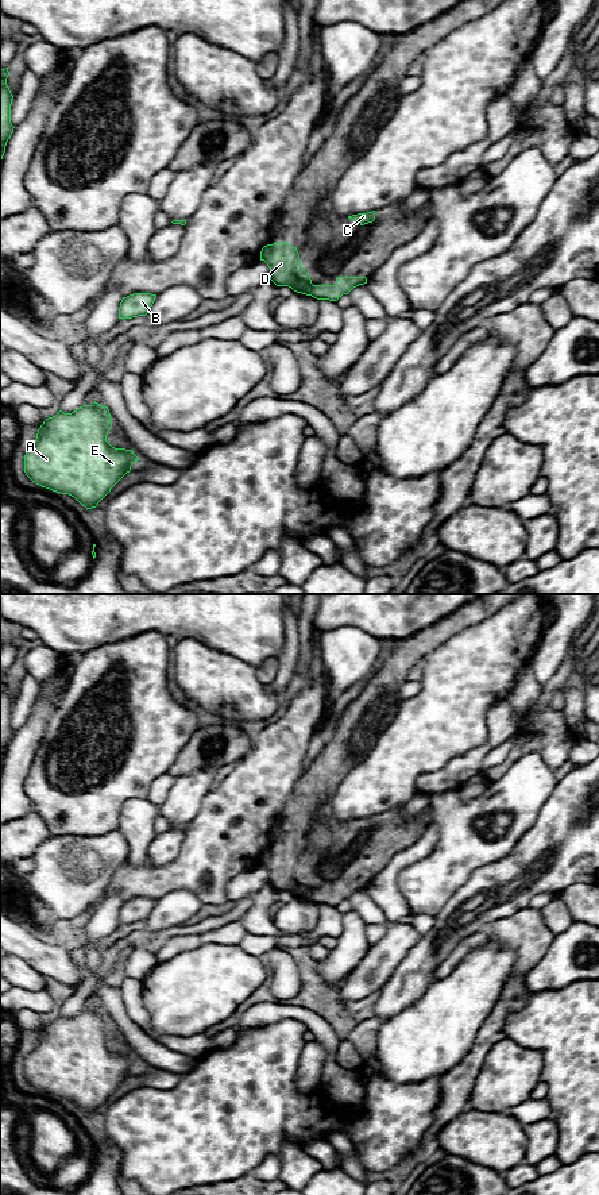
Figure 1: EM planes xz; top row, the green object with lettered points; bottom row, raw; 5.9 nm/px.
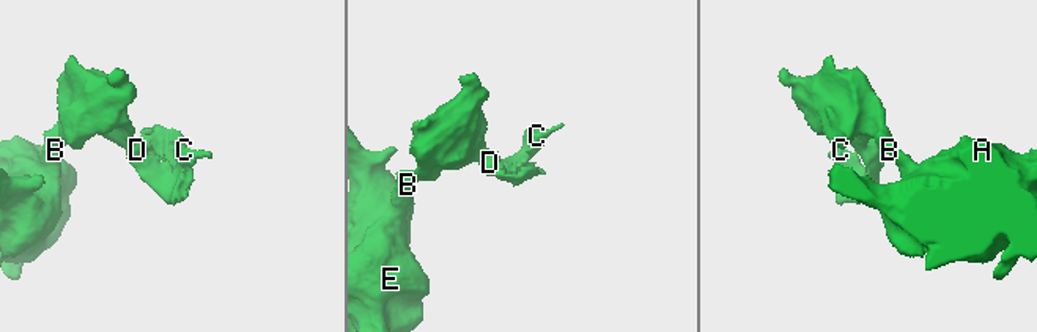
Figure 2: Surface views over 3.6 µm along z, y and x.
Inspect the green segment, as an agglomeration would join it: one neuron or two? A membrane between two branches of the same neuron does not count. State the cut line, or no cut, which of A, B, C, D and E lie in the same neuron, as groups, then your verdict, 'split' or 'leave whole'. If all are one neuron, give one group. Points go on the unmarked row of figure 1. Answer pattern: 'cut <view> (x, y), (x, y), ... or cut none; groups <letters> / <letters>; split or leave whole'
cut xz (273, 850), (265, 866); groups A B E / C D; split

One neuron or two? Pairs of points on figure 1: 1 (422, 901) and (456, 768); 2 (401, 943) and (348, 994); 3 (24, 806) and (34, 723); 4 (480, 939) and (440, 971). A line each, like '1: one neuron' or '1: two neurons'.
1: two neurons
2: one neuron
3: one neuron
4: one neuron

